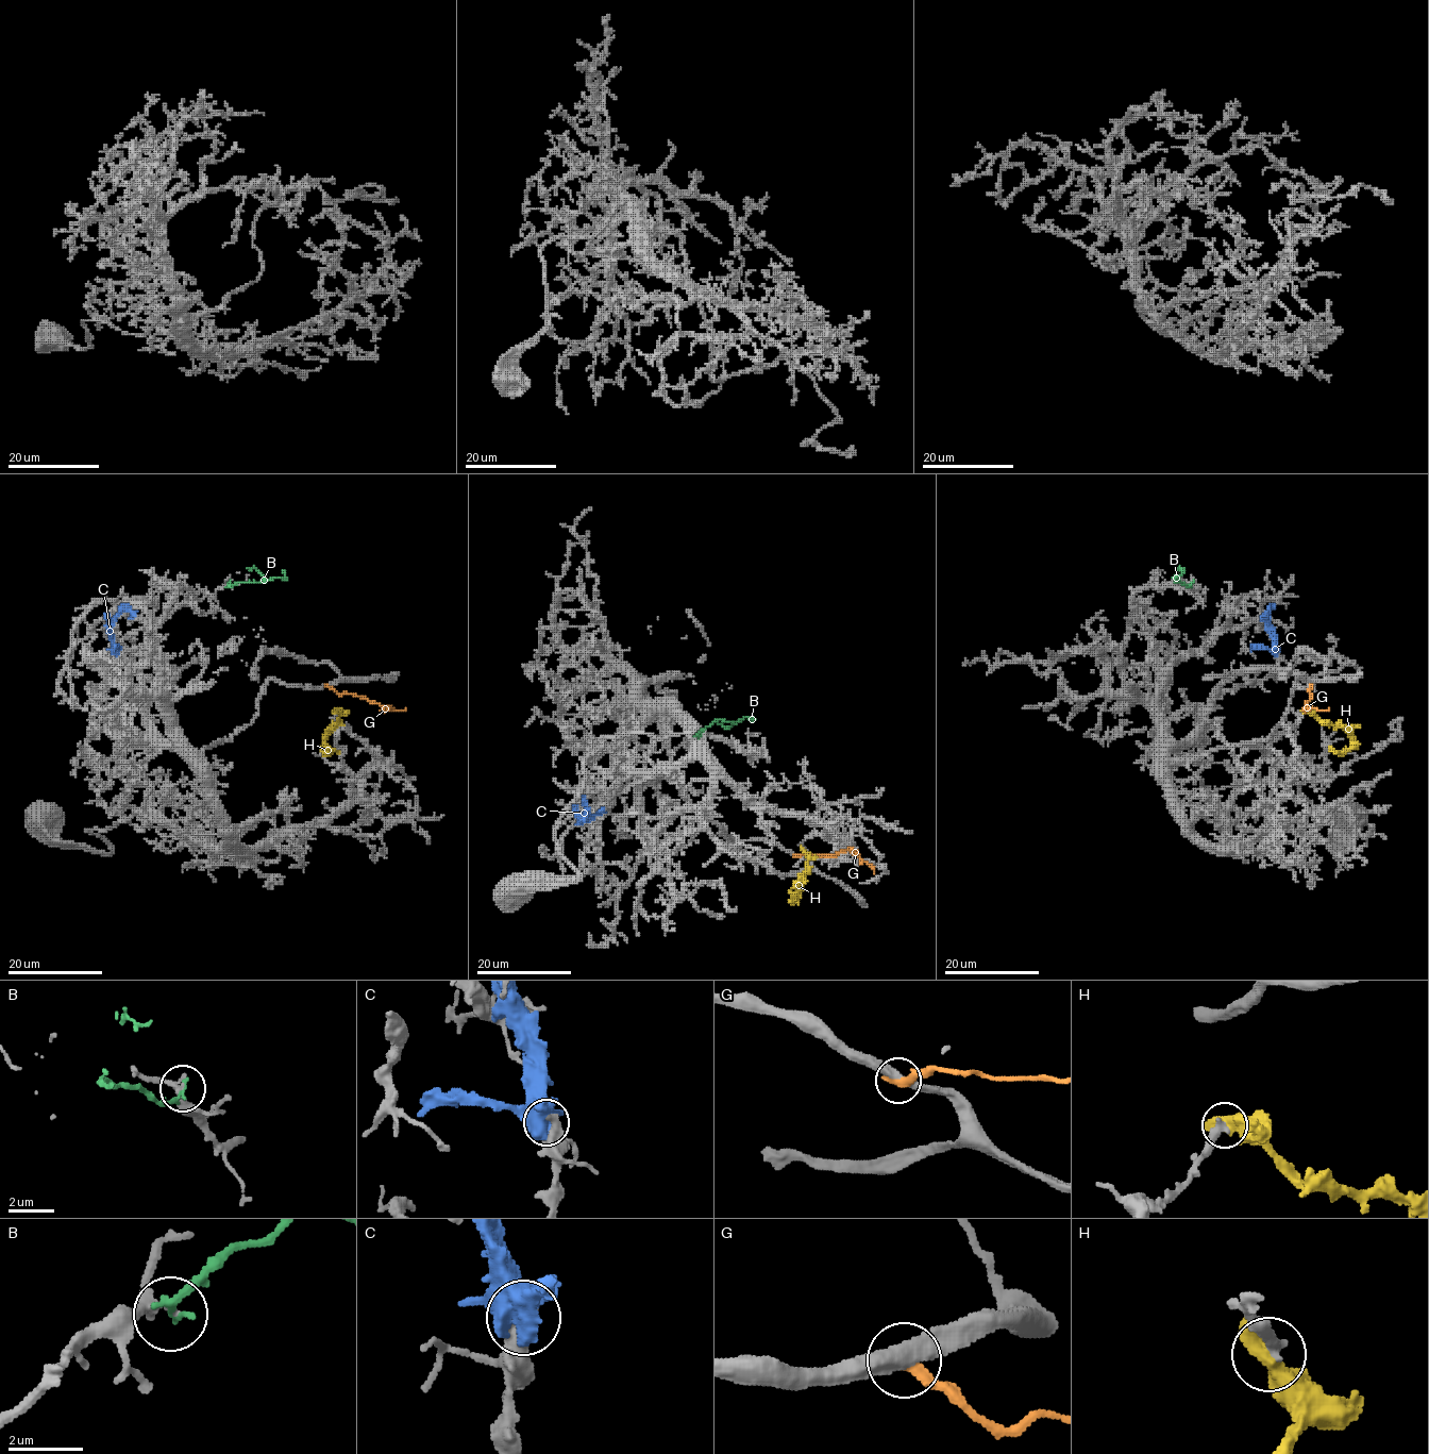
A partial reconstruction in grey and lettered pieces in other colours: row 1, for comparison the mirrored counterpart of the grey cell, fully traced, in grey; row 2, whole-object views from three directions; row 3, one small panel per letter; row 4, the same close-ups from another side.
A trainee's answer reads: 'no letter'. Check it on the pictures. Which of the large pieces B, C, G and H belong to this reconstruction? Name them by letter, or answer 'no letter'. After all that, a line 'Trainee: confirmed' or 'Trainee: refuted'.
no letter
Trainee: confirmed

